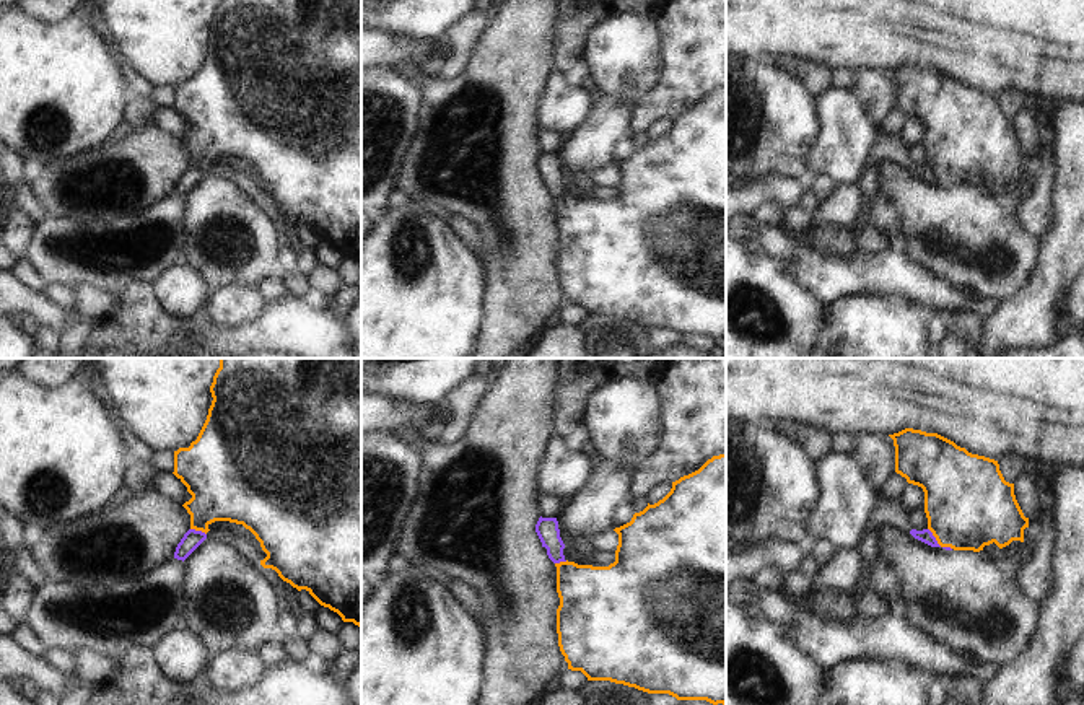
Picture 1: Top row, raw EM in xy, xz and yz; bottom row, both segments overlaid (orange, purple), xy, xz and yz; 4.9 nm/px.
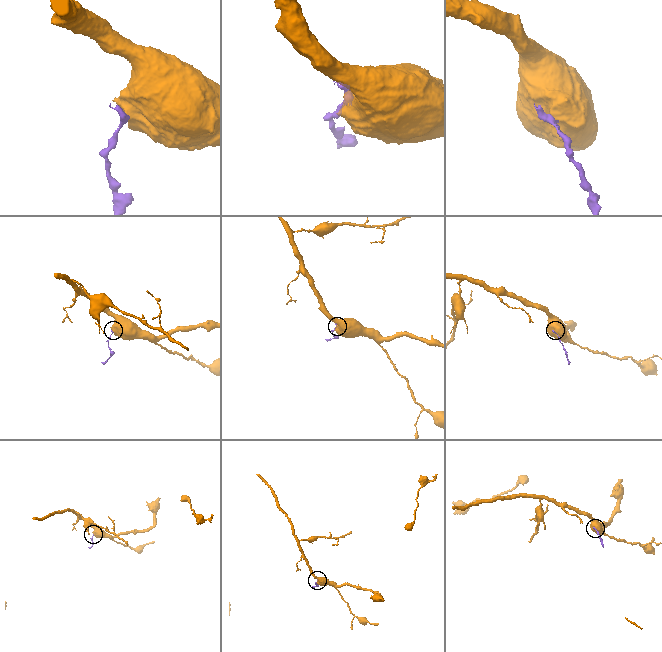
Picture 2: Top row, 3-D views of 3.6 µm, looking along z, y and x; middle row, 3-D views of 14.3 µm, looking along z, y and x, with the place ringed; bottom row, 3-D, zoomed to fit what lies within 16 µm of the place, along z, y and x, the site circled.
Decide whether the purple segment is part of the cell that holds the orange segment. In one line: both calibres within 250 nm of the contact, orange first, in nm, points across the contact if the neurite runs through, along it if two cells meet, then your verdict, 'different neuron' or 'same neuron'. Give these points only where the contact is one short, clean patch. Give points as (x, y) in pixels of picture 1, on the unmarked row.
440/70 nm | along yz (928, 163), (941, 181), (951, 184) | different neuron

